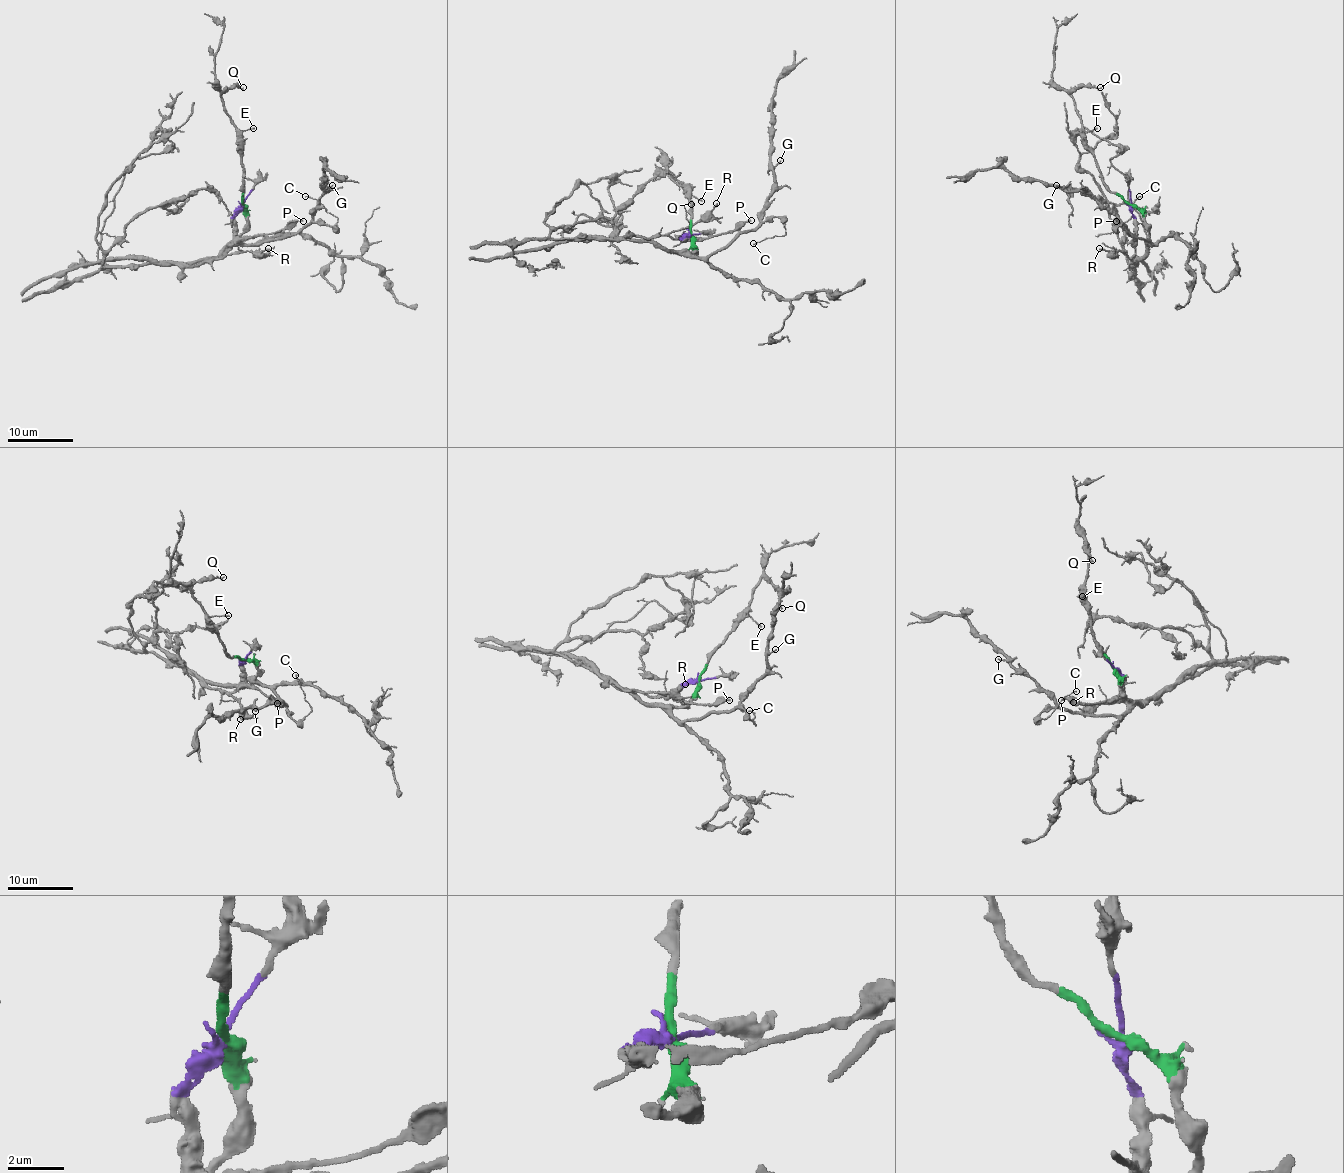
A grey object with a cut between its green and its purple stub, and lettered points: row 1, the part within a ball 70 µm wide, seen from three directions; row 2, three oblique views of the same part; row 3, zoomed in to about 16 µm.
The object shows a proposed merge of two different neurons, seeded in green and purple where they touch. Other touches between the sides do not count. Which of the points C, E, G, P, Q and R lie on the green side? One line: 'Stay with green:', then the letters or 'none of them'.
Stay with green: C, E, G, Q

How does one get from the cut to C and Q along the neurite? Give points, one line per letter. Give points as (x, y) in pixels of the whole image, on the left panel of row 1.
C: (242, 204), (246, 228), (241, 239), (246, 244), (283, 239), (315, 223), (338, 223), (305, 196)
Q: (242, 204), (242, 149), (221, 96), (229, 88), (242, 88)

